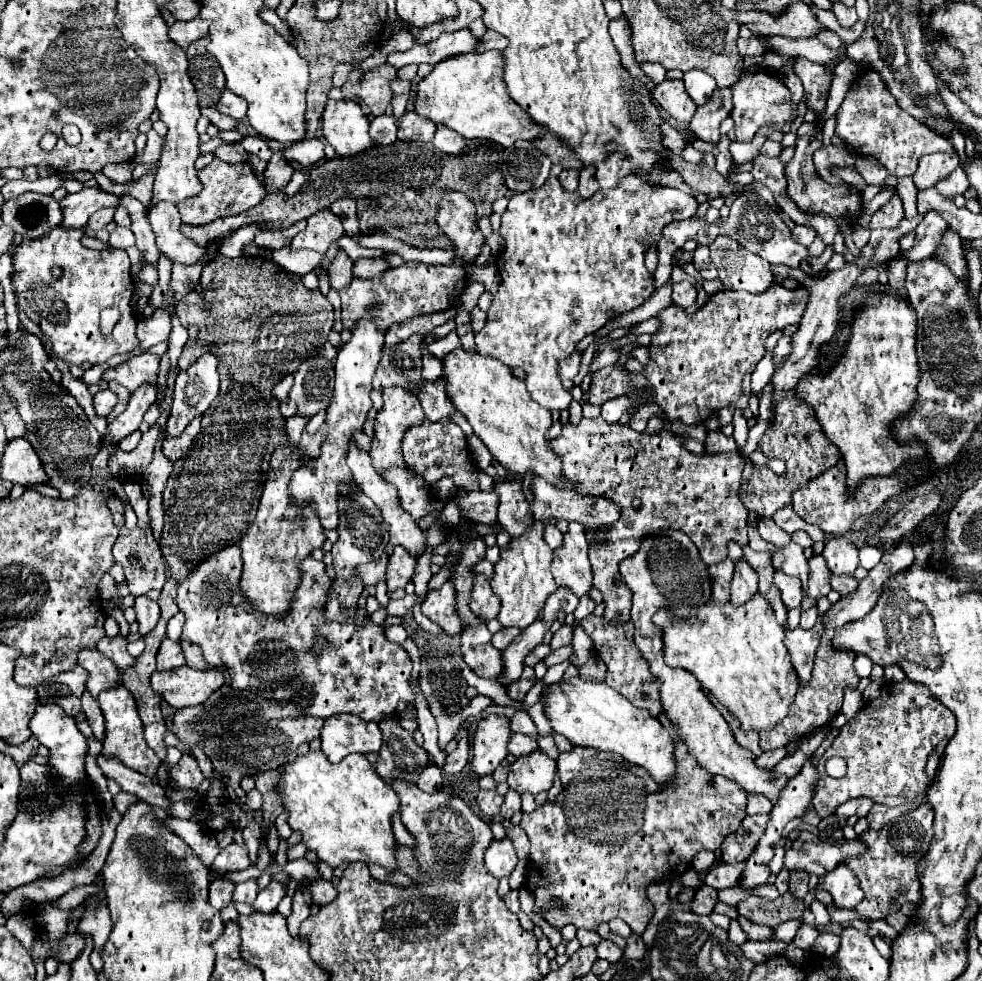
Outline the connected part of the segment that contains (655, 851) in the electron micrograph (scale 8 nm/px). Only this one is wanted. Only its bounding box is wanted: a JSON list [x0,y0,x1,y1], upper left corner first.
[521,714,747,934]

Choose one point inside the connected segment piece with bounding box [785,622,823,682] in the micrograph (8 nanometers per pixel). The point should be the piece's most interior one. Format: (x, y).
(802, 644)

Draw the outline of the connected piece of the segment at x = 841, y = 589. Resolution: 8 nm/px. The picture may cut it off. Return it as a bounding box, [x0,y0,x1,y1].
[831,576,859,596]

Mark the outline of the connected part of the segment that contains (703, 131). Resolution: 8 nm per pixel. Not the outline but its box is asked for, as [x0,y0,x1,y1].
[689,88,731,142]

